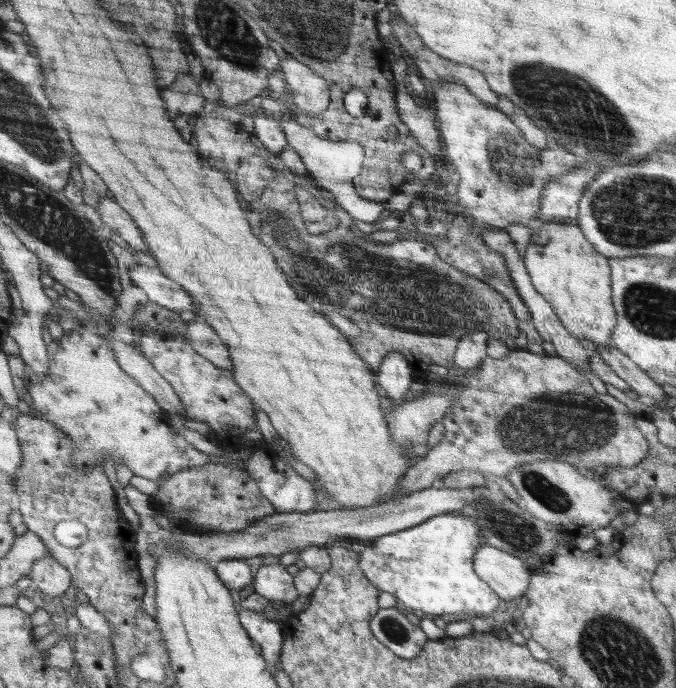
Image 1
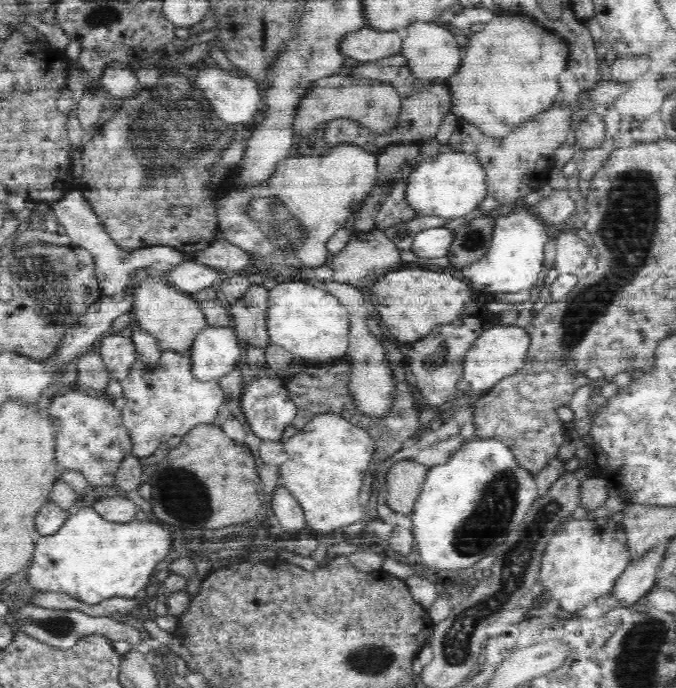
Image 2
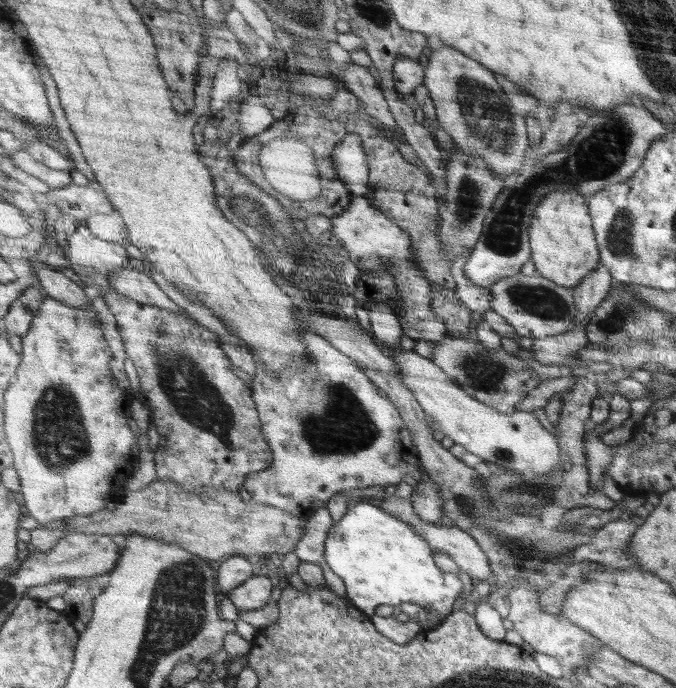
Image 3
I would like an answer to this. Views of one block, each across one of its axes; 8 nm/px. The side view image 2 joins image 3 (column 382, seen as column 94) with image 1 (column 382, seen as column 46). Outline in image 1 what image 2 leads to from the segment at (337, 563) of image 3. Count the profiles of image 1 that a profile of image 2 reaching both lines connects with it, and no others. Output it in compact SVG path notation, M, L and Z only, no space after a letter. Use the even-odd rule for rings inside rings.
M461 512L446 513L412 528L376 537L372 546L362 550L359 566L362 567L364 575L371 580L372 584L384 592L393 594L400 603L403 602L420 615L441 616L465 613L471 618L490 617L496 608L505 605L496 591L488 587L474 569L474 556L482 545L482 531L478 523L472 522Z

